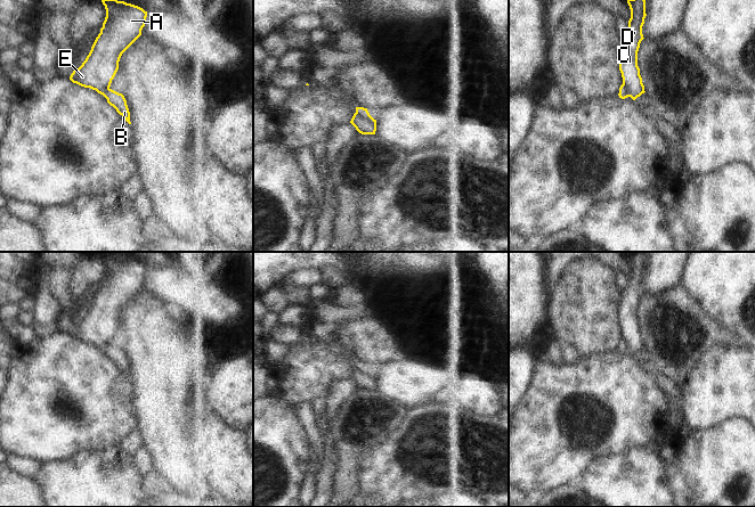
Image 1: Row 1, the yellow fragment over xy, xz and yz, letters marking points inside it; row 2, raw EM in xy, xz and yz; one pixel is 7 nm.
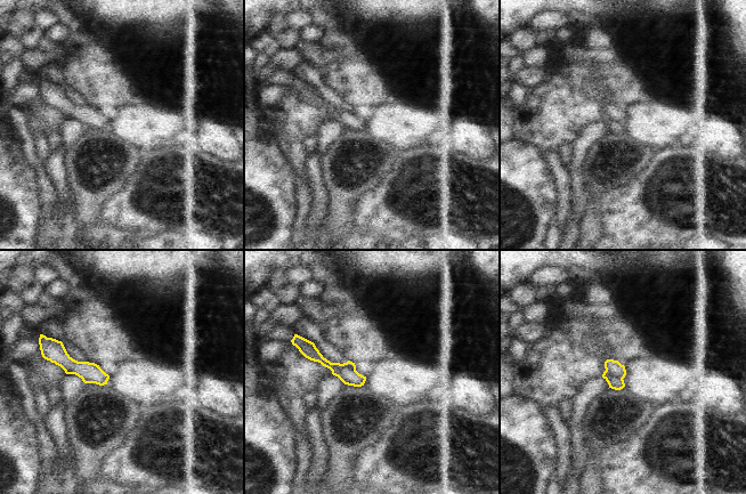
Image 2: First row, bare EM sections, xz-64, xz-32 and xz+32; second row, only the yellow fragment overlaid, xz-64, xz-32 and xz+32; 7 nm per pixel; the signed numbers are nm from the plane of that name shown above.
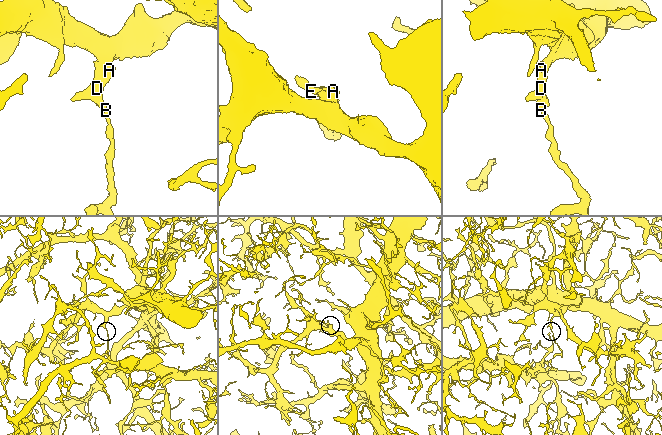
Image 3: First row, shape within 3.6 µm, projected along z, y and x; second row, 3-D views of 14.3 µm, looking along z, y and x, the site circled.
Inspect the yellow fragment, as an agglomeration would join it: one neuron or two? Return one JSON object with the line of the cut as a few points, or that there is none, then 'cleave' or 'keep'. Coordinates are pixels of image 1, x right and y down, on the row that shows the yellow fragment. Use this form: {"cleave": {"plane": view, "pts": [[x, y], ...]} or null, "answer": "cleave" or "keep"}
{"cleave": {"plane": "xz", "pts": [[355, 113], [375, 124]]}, "answer": "cleave"}

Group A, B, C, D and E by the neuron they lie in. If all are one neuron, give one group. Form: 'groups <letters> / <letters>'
groups A C D E / B

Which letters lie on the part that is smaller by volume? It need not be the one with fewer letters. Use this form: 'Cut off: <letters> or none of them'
Cut off: B

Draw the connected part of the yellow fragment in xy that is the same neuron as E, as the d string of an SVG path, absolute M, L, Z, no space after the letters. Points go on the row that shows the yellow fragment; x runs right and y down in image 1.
M102 0L106 9L106 17L89 55L82 65L70 76L73 83L96 90L100 95L109 89L117 69L122 54L141 35L147 11L143 8L117 0Z

